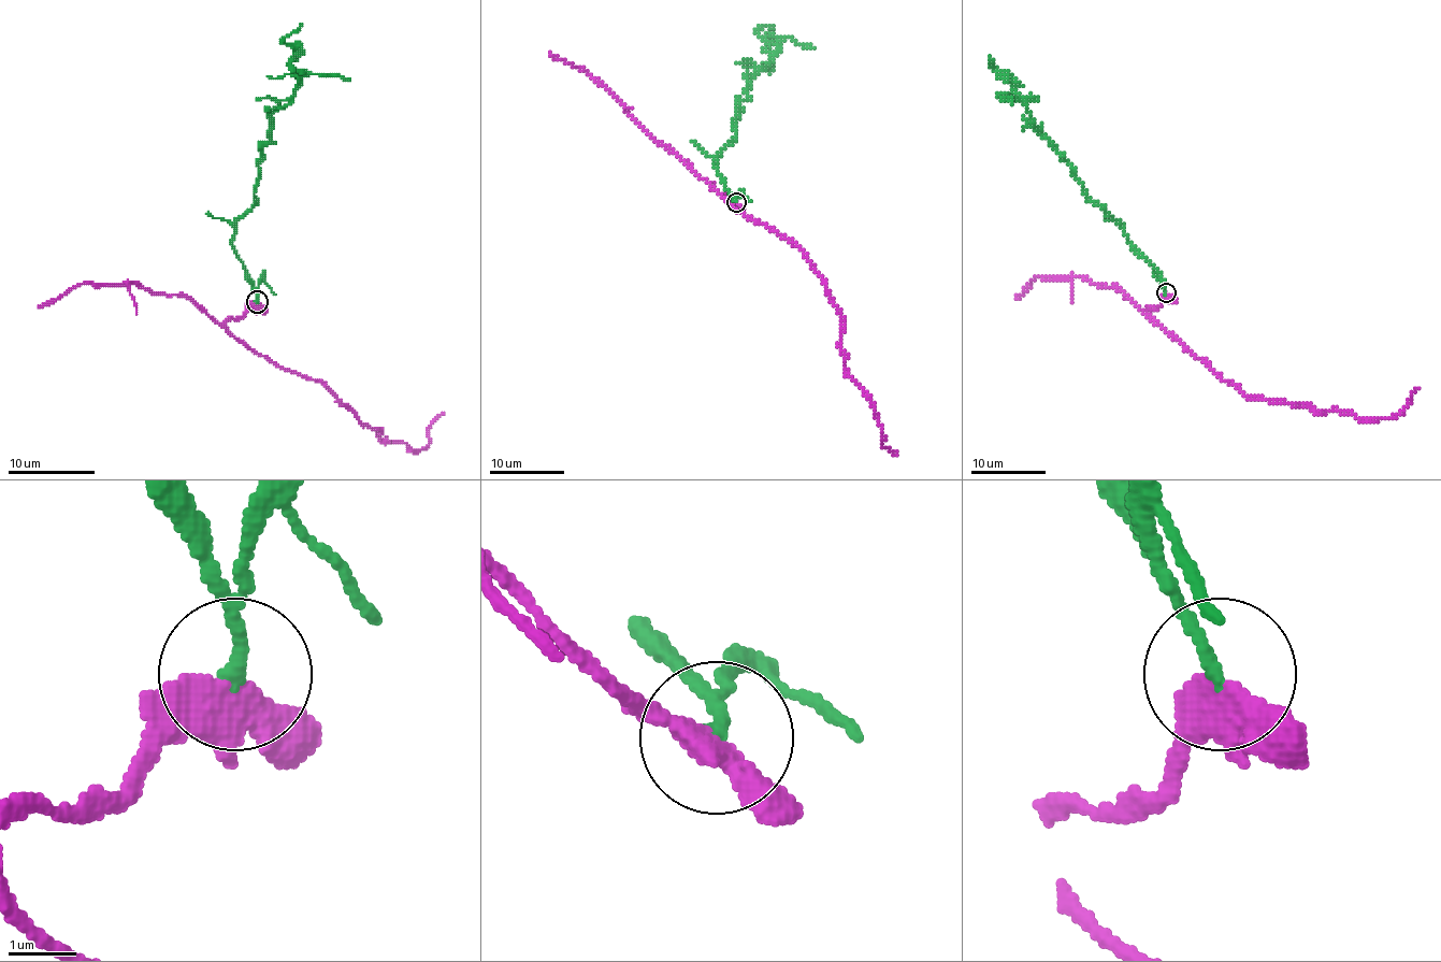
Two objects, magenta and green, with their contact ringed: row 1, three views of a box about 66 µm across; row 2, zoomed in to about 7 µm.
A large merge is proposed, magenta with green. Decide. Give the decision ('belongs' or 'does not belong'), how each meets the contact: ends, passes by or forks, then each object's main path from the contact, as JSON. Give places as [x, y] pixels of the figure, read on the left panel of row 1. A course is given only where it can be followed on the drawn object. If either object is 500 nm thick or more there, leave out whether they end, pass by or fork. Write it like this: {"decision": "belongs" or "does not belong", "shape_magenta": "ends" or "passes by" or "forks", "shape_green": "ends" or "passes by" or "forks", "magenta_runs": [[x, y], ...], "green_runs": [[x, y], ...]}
{"decision": "does not belong", "shape_magenta": "forks", "shape_green": "ends", "magenta_runs": [[256, 301], [226, 327], [267, 360], [319, 379], [361, 424], [380, 430], [380, 441], [422, 449], [444, 412]], "green_runs": [[256, 301], [232, 244], [234, 225], [256, 200], [269, 117], [298, 83], [296, 52], [283, 41], [302, 24]]}

